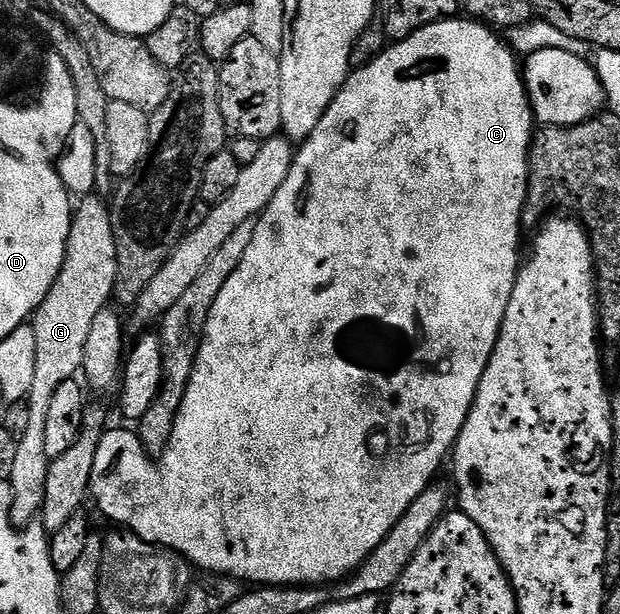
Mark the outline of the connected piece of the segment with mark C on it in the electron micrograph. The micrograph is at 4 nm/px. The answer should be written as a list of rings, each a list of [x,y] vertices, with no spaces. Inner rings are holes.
[[[450,17],[440,19],[426,27],[421,27],[408,35],[406,39],[394,42],[386,46],[384,51],[372,62],[363,67],[358,67],[346,79],[341,86],[341,92],[331,101],[327,113],[315,125],[315,129],[296,148],[291,173],[287,173],[287,181],[279,185],[279,193],[267,204],[259,218],[252,224],[253,236],[247,245],[247,253],[239,261],[235,273],[227,277],[227,285],[219,289],[219,297],[215,297],[215,303],[211,305],[211,311],[207,313],[205,328],[201,334],[201,343],[197,347],[197,360],[195,369],[191,373],[191,381],[187,385],[187,393],[183,393],[183,405],[179,405],[179,413],[175,417],[173,432],[165,445],[164,451],[160,452],[158,463],[152,463],[150,452],[145,450],[144,443],[132,430],[113,431],[106,430],[102,435],[97,452],[95,453],[95,465],[91,469],[91,481],[89,489],[91,499],[94,499],[101,507],[109,507],[113,519],[122,523],[122,528],[131,529],[132,534],[141,536],[145,543],[165,545],[168,539],[177,539],[175,550],[178,556],[190,559],[188,562],[194,568],[202,567],[205,573],[215,575],[230,575],[233,579],[241,580],[245,585],[260,585],[263,587],[307,587],[310,585],[332,585],[346,577],[352,576],[353,572],[365,562],[365,558],[374,551],[391,533],[391,529],[407,513],[411,501],[419,497],[434,482],[437,470],[441,462],[450,458],[451,452],[457,445],[457,438],[463,429],[463,425],[469,416],[469,410],[479,389],[479,381],[491,361],[491,353],[497,344],[497,338],[501,335],[503,317],[507,313],[507,305],[511,301],[511,293],[517,284],[519,274],[519,259],[517,254],[521,251],[521,227],[523,228],[523,216],[525,214],[525,195],[529,191],[529,149],[533,145],[535,134],[535,120],[533,108],[529,106],[529,95],[525,91],[525,81],[519,59],[509,52],[509,47],[500,39],[498,32],[492,26],[472,18]]]

